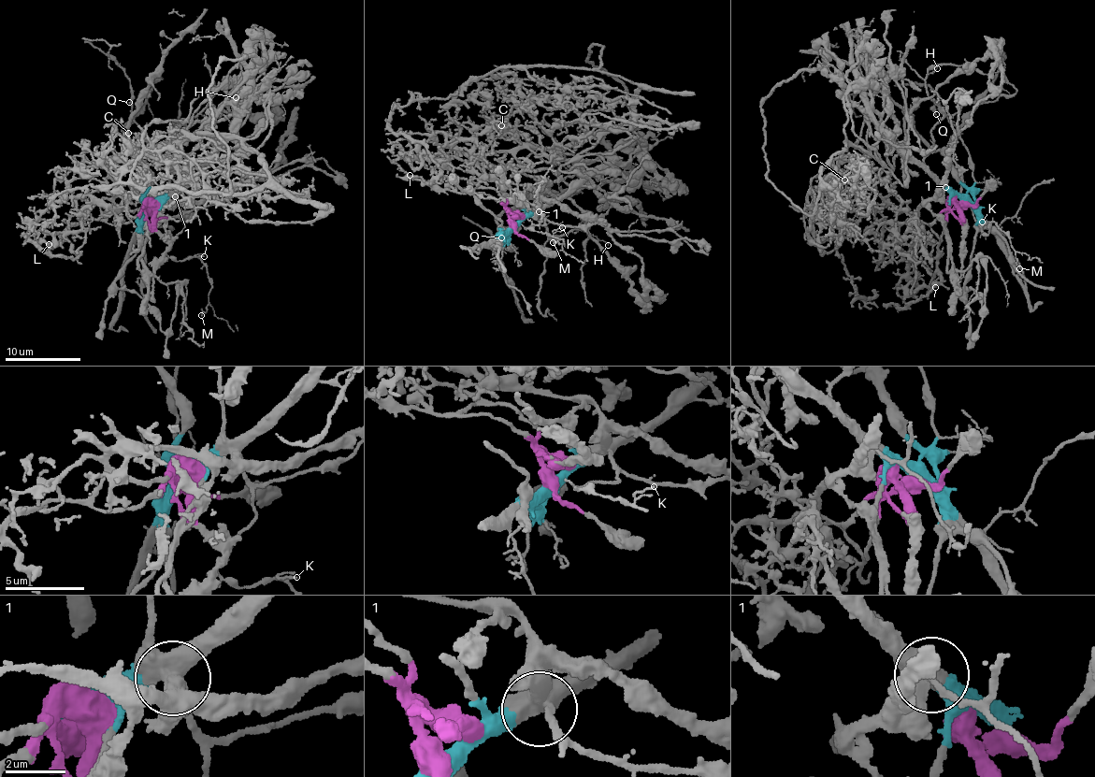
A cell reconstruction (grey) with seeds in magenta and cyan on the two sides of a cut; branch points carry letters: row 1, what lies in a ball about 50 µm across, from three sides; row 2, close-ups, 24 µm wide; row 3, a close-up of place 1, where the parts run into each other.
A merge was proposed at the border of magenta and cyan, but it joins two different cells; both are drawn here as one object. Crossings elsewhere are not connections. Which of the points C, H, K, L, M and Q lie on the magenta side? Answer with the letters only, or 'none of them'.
C, L

